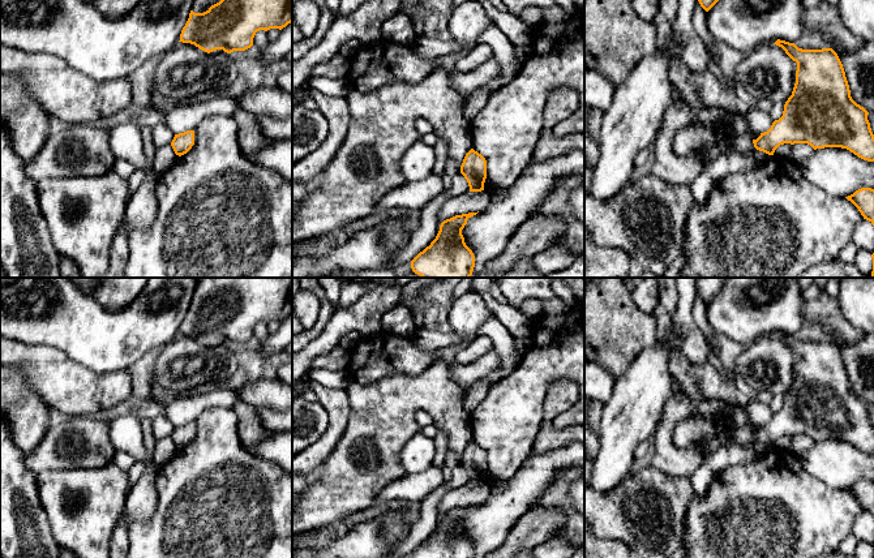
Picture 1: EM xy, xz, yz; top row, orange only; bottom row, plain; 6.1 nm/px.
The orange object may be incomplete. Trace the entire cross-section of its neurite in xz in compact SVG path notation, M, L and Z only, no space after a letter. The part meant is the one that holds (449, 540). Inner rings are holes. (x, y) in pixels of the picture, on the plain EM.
M476 506L444 512L436 531L411 553L411 558L475 558L475 548L466 537L462 521Z

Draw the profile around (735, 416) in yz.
M728 405L723 415L724 426L728 429L749 428L751 432L757 432L761 425L753 422L745 408L738 405Z

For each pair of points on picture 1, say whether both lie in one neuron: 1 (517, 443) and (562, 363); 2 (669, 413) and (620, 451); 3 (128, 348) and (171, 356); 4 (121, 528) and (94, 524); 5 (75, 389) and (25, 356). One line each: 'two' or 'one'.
1: one
2: two
3: two
4: two
5: one

